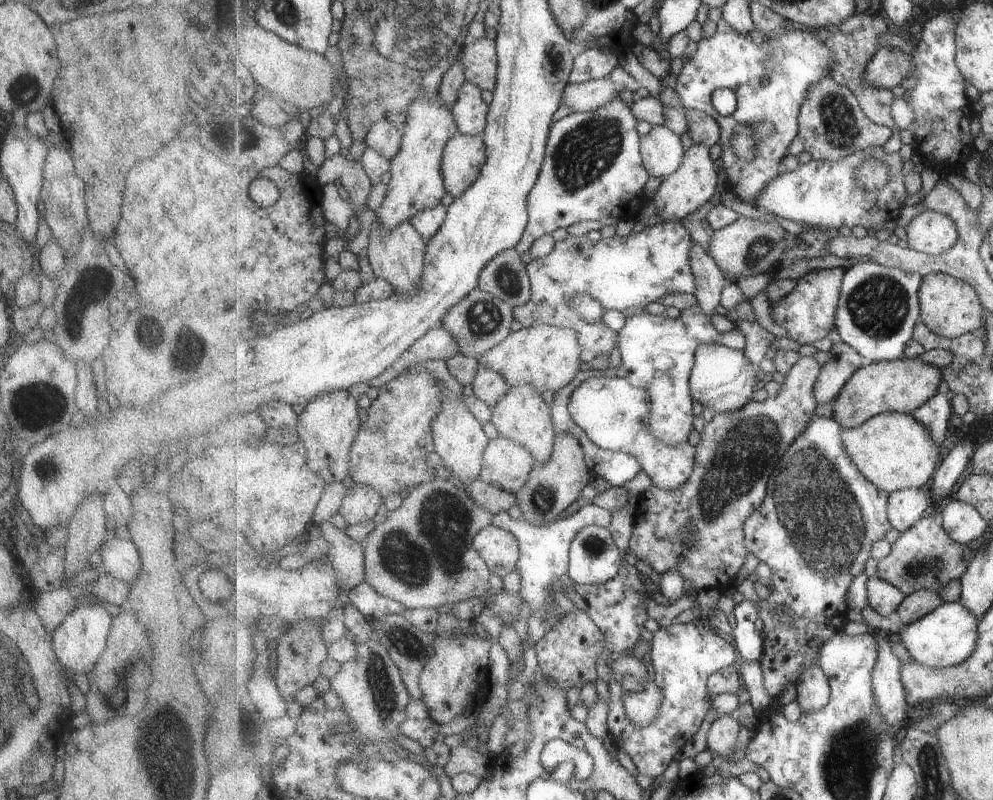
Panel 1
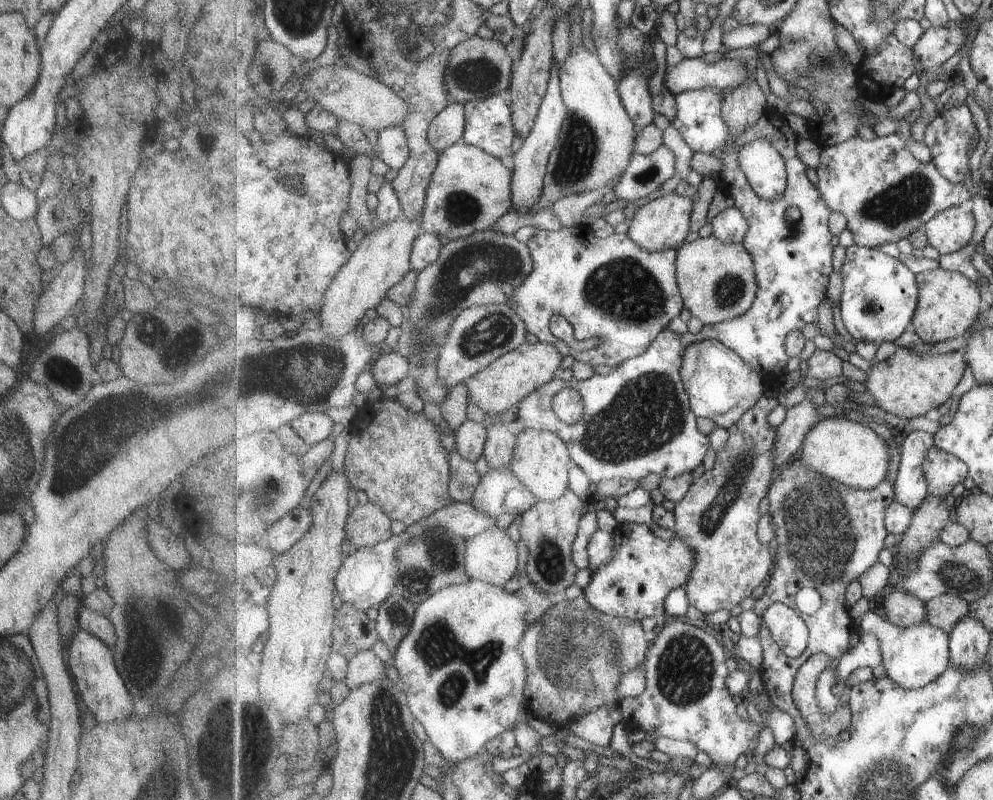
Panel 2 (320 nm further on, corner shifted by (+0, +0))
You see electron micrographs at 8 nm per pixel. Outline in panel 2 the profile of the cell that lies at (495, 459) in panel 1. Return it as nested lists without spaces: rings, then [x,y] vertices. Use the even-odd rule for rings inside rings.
[[[491,469],[483,476],[469,503],[495,519],[501,514],[522,515],[538,500],[513,470]]]

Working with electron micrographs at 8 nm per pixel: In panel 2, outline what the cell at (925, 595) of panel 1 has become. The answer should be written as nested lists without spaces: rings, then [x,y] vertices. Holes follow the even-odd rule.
[[[944,594],[926,602],[928,621],[951,634],[972,610],[971,603],[961,597]]]

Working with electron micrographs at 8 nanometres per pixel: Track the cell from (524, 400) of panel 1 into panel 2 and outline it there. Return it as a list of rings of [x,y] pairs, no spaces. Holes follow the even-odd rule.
[[[528,428],[518,435],[514,455],[511,470],[539,500],[555,502],[569,490],[569,462],[572,456],[568,444],[558,434]]]

